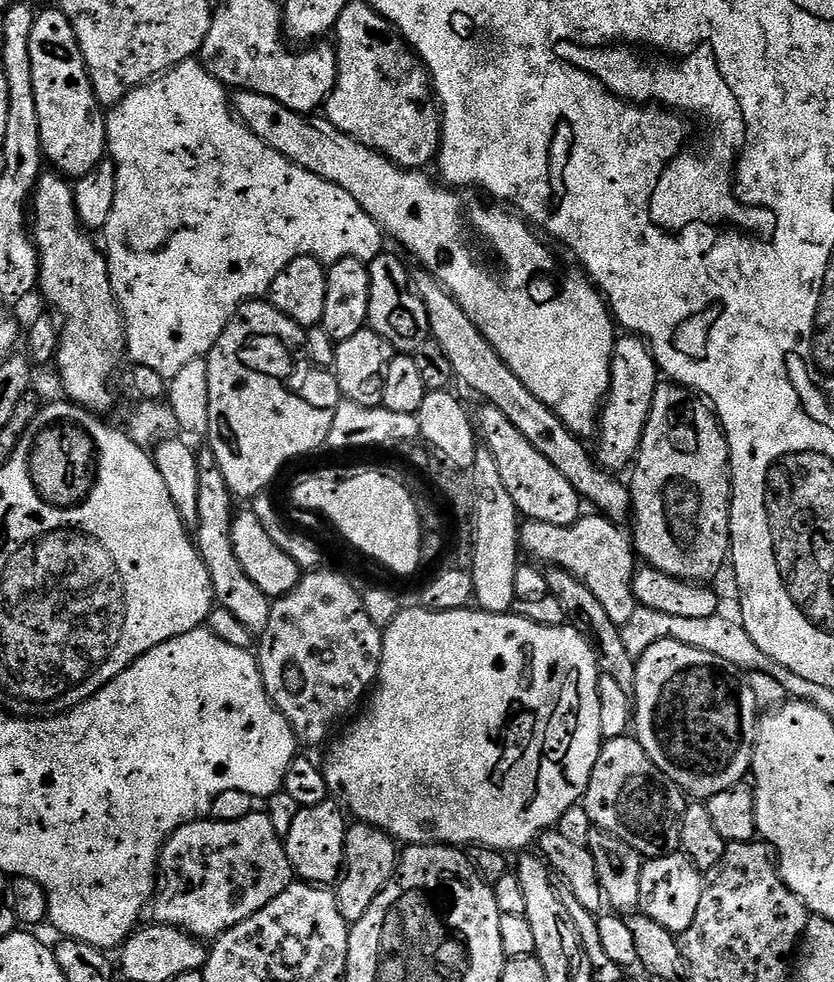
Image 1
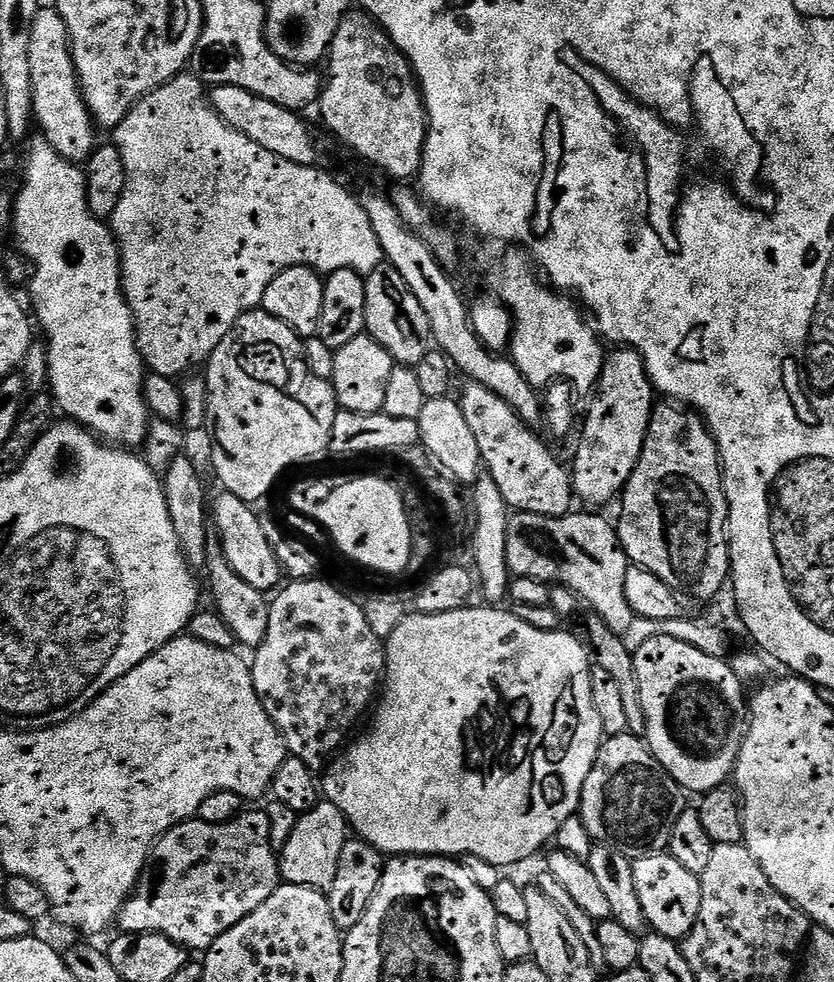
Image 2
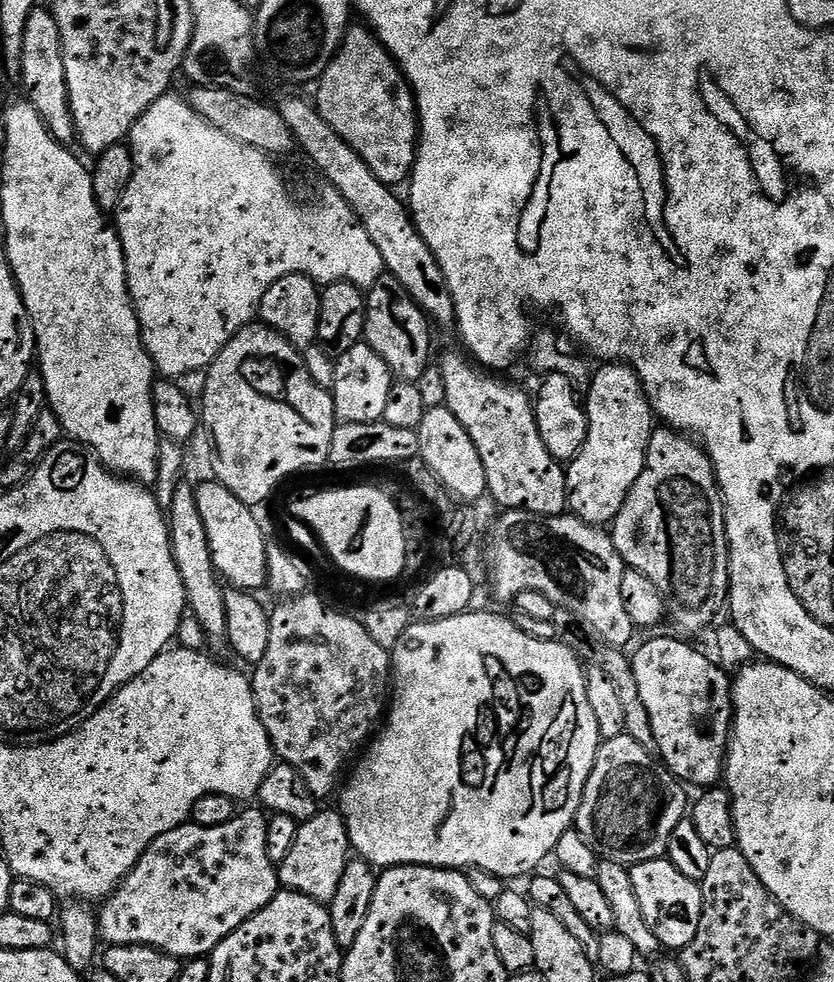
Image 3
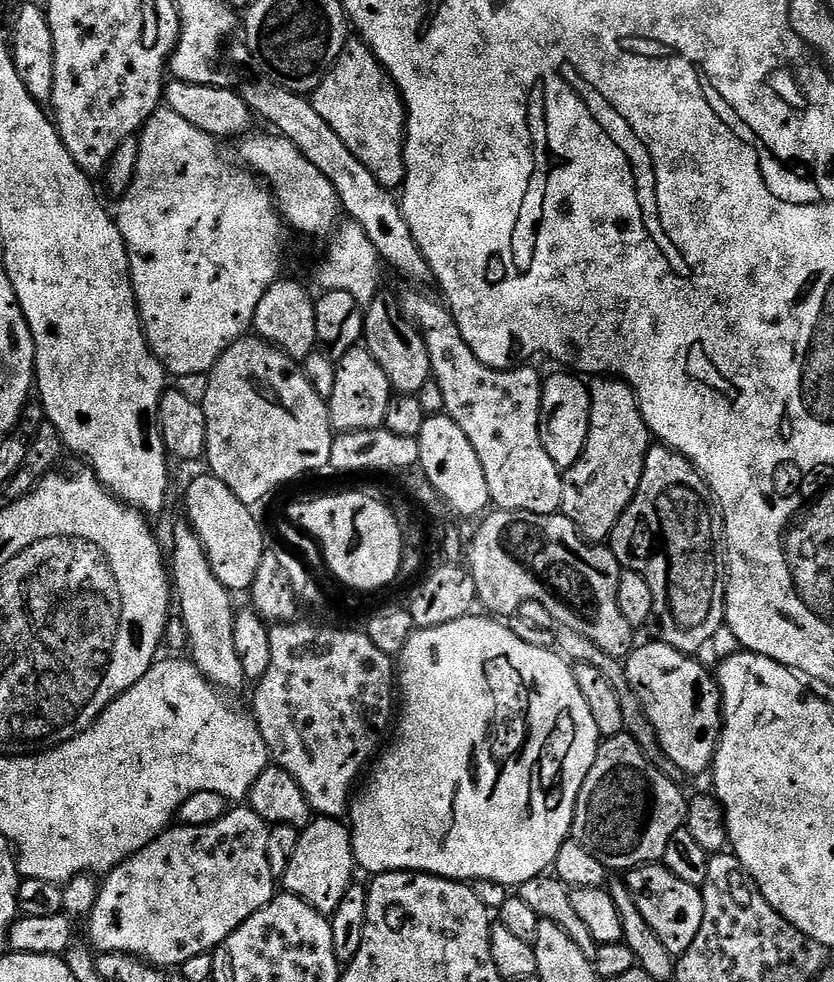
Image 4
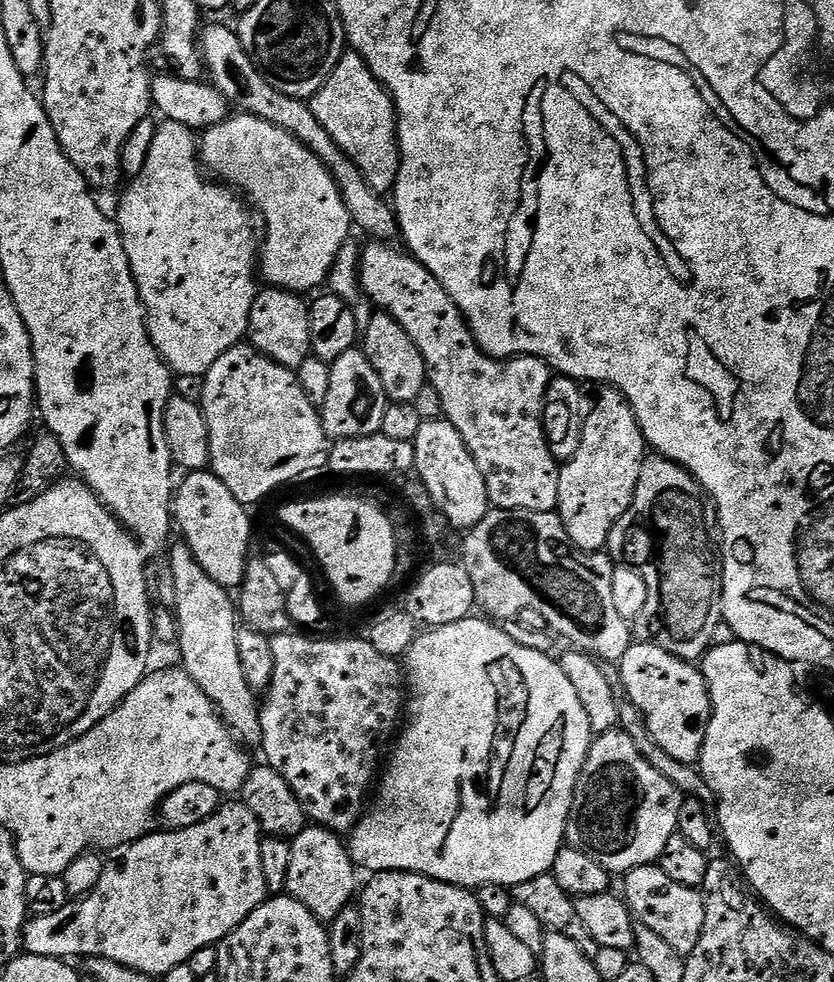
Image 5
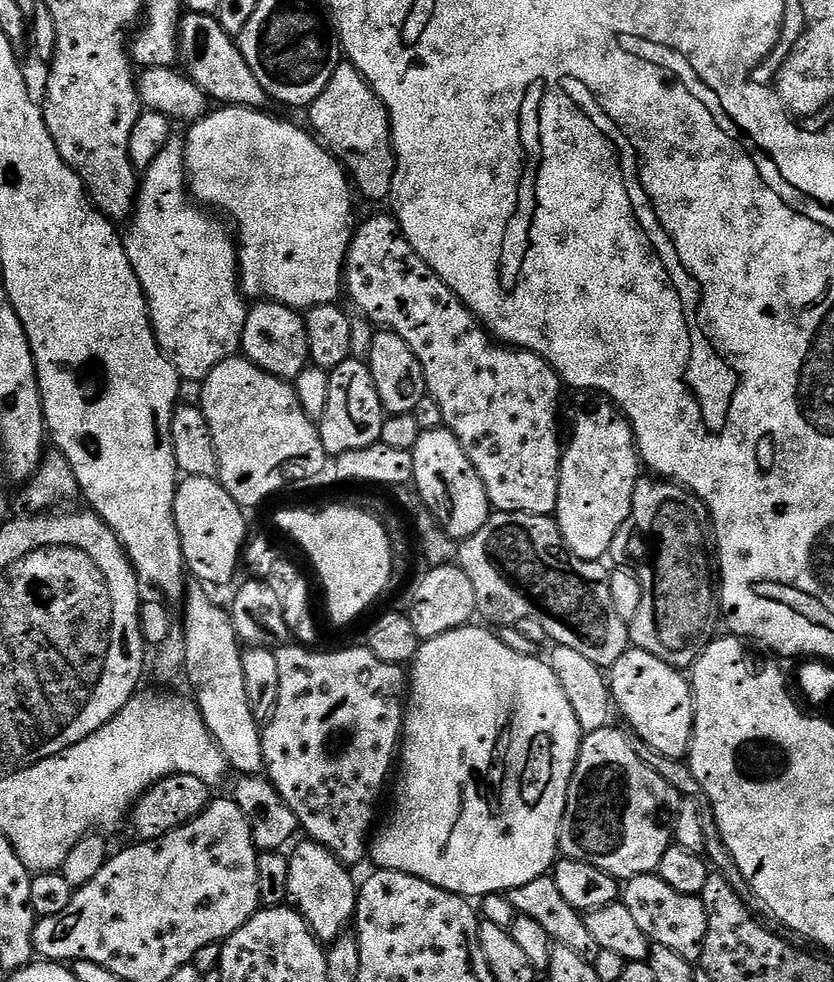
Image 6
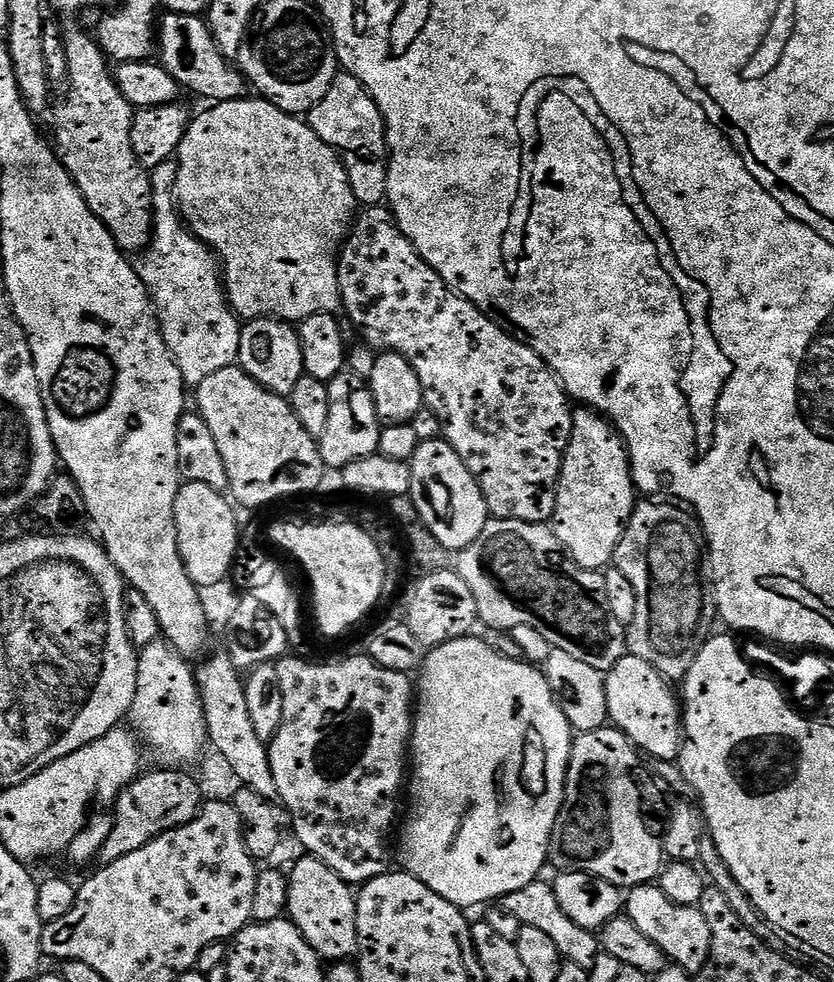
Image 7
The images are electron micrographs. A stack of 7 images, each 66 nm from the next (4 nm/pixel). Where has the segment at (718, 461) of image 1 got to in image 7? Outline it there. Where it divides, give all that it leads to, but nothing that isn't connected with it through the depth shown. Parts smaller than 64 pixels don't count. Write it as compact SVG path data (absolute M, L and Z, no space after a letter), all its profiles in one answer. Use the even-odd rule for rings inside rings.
M644 498L637 503L635 510L632 512L630 522L626 526L626 530L616 547L614 566L618 570L622 570L622 574L626 574L626 578L630 578L630 586L634 586L634 594L638 594L638 611L634 614L634 622L627 625L626 628L627 651L631 655L650 662L650 666L658 669L665 680L676 682L688 673L690 666L694 662L694 658L698 654L698 650L708 641L708 637L711 636L711 622L717 611L714 607L713 597L710 595L709 585L706 583L706 541L704 530L700 527L699 519L687 507L681 506L679 503L664 502L668 504L659 504L656 500L659 499Z

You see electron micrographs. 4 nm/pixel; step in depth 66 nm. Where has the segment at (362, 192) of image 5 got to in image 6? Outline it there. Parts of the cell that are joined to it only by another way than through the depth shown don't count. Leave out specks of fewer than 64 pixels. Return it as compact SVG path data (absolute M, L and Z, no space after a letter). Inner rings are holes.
M188 12L180 17L180 60L189 80L195 82L209 99L227 107L263 109L269 103L262 84L246 65L239 45L221 26L219 19L207 12Z

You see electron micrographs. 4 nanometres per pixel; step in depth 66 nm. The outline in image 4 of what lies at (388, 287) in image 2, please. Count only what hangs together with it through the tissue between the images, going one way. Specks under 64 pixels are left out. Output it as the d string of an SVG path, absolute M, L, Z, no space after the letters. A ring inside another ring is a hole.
M379 291L374 302L365 309L363 347L382 366L390 382L393 393L402 396L414 396L432 379L430 354L426 350L425 340L413 321L408 320L400 308L399 297L393 292Z

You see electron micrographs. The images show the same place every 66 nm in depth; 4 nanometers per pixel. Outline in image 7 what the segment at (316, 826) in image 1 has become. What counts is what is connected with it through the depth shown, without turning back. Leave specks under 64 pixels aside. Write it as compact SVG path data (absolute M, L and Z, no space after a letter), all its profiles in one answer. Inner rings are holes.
M307 854L301 855L297 862L288 872L288 911L287 919L292 921L294 926L314 946L314 950L325 962L336 962L341 958L352 958L357 955L356 939L358 938L358 922L356 921L356 897L353 885L347 884L342 877L334 874L326 862L319 860L317 856Z

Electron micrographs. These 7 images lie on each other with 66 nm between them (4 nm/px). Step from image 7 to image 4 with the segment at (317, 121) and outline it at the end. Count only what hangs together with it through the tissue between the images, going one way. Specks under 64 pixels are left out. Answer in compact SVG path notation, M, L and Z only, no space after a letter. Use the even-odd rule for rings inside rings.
M349 38L334 66L322 78L310 101L323 119L345 142L382 187L396 190L404 182L404 138L408 113L390 74L378 62L371 48L359 38Z

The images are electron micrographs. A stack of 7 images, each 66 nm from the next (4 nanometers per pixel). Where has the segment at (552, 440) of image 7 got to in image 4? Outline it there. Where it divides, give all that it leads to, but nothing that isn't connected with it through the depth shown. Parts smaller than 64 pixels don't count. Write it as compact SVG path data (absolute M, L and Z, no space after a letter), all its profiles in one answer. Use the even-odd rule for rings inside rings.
M400 292L400 308L408 320L415 323L416 328L425 340L426 350L430 354L432 379L438 382L442 390L444 412L451 420L458 422L462 434L470 438L470 446L474 446L474 454L478 454L478 462L482 462L482 470L486 474L486 486L490 486L490 501L502 512L529 512L530 514L557 515L563 509L562 486L564 478L562 469L554 464L542 446L541 412L542 376L532 366L514 368L491 368L478 358L474 358L474 350L466 346L462 338L462 330L454 322L448 305L427 296L424 292Z

